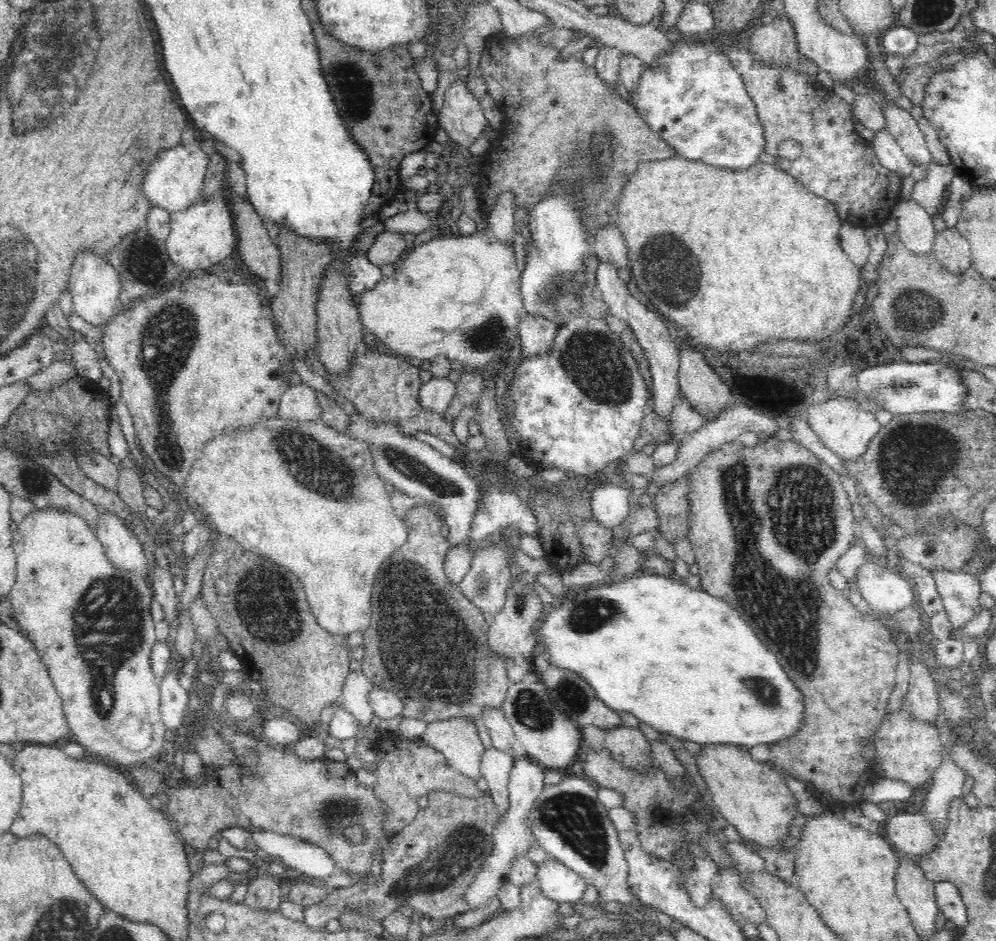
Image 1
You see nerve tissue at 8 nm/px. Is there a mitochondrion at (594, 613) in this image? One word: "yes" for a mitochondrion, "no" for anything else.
yes

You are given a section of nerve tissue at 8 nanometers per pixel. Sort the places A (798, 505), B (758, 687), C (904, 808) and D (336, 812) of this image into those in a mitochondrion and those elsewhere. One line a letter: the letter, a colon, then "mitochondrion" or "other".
A: mitochondrion
B: mitochondrion
C: other
D: mitochondrion

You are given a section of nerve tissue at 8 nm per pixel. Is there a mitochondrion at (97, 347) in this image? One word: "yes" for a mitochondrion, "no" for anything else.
no

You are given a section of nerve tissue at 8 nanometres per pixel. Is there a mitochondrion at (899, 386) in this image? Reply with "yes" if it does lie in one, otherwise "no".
yes

